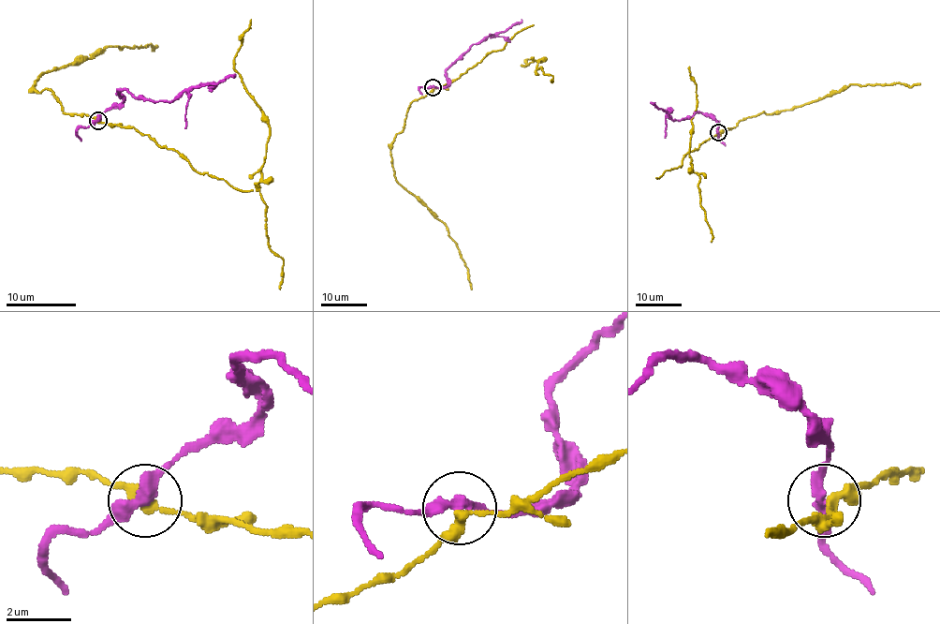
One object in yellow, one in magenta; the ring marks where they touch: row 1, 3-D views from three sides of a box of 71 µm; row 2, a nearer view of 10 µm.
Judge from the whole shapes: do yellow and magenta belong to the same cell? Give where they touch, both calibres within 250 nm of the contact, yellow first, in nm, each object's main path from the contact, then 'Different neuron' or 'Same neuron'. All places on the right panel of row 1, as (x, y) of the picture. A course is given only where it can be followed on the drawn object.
Place: (718, 132). Thickness 320 nm (yellow) against 340 nm. Course of yellow: (719, 132), (735, 127), (740, 121), (793, 109), (830, 96), (850, 84), (913, 86), (919, 82). Course of magenta: (718, 132), (719, 124), (714, 118), (697, 112), (692, 117), (674, 119), (651, 102). Different neuron

